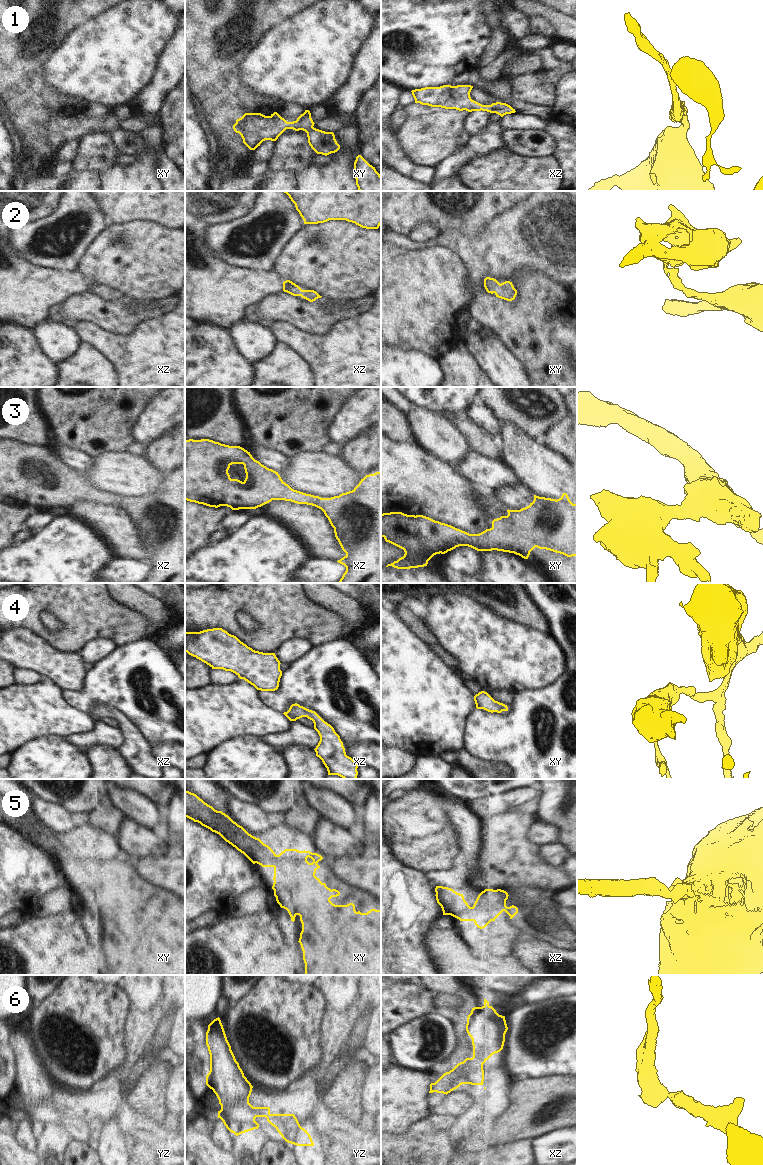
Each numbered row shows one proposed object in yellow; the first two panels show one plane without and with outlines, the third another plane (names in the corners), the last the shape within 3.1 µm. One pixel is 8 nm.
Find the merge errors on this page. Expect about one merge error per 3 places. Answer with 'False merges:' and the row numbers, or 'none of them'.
False merges: none of them

